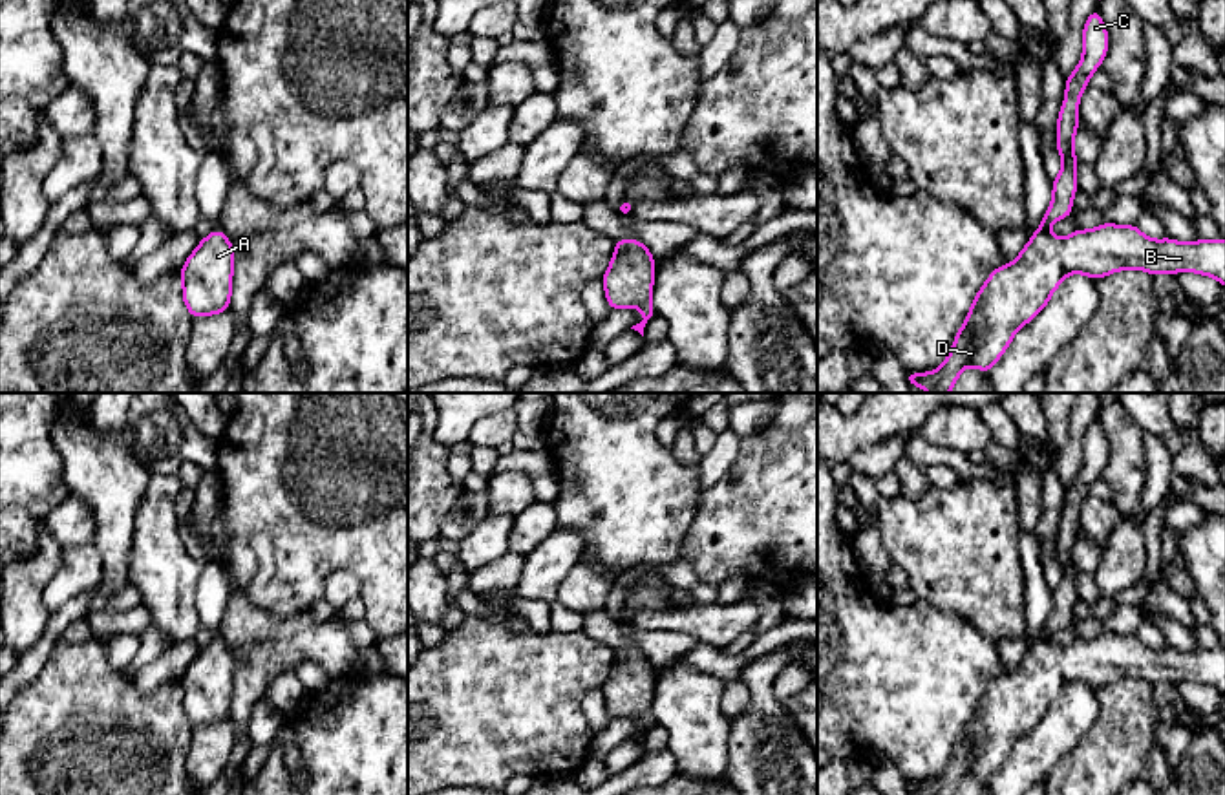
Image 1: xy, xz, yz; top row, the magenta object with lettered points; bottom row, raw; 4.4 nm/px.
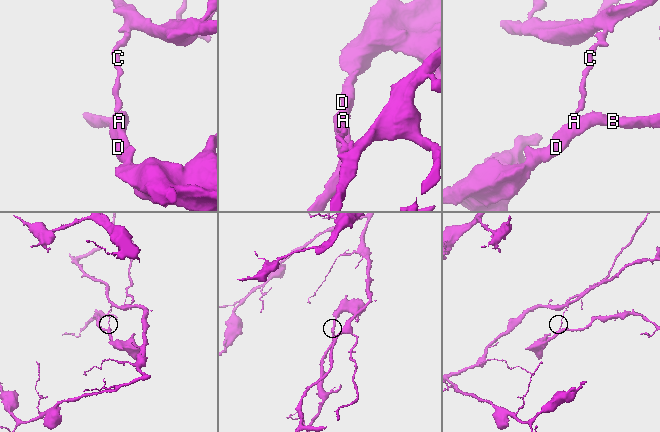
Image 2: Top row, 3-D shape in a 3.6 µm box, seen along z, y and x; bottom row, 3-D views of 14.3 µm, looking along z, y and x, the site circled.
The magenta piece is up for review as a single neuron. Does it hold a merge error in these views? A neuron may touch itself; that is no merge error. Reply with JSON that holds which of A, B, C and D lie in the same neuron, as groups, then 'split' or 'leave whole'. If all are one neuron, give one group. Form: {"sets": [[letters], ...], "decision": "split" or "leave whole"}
{"sets": [["A", "B", "D"], ["C"]], "decision": "split"}

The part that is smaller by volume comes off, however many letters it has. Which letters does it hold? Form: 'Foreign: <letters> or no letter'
Foreign: A, B, D

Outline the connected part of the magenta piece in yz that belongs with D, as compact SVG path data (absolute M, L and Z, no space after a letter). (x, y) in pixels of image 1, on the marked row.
M1101 223L1093 230L1077 228L1068 238L1057 238L1048 230L1035 230L1017 260L995 269L976 292L967 320L954 336L953 349L938 371L905 373L909 386L920 386L927 393L949 393L967 366L987 373L1015 333L1031 322L1049 302L1055 289L1066 276L1079 272L1090 278L1102 278L1123 269L1139 269L1156 276L1159 272L1177 274L1183 270L1216 278L1225 287L1225 239L1198 239L1179 243L1172 238L1150 239L1135 225Z

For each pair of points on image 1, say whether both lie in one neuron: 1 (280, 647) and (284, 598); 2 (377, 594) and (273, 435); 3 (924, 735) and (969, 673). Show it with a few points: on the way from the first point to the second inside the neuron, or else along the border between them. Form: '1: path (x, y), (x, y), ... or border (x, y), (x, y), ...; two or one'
1: border (245, 598), (278, 620), (291, 620), (306, 613); two
2: path (348, 552), (297, 514), (276, 477); one
3: path (924, 720), (955, 688); one

